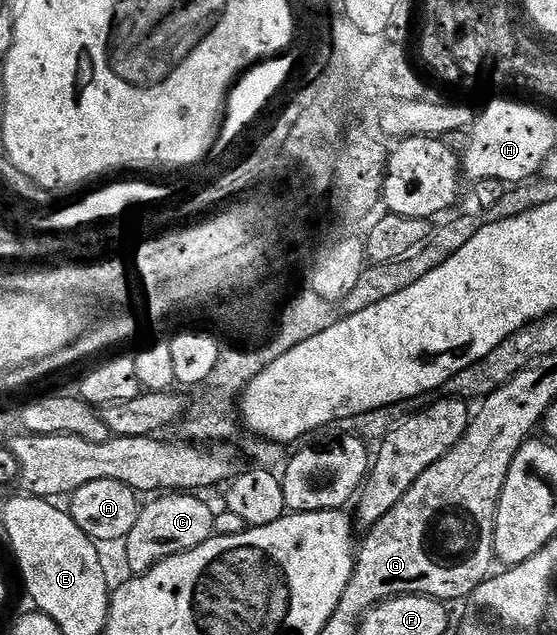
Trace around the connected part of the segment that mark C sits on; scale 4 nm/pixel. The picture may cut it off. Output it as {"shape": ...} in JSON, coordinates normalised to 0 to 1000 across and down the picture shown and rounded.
{"shape":[[[294,780],[289,789],[273,789],[257,797],[237,835],[230,838],[230,890],[239,904],[250,906],[260,896],[273,894],[282,883],[311,877],[314,871],[330,871],[338,865],[370,855],[384,843],[388,814],[366,789],[345,783],[352,780]]]}

